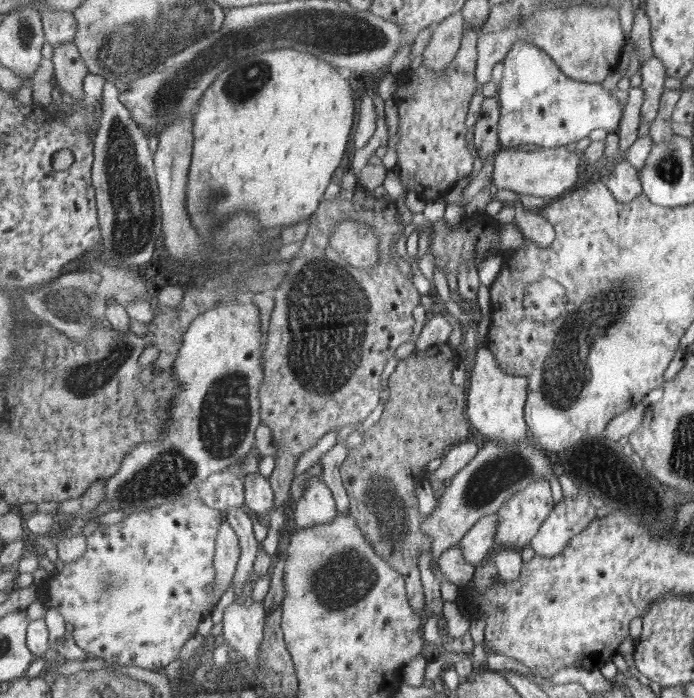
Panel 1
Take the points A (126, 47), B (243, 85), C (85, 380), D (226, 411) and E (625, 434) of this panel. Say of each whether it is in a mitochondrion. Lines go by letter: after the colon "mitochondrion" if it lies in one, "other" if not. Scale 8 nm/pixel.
A: mitochondrion
B: mitochondrion
C: mitochondrion
D: mitochondrion
E: other

